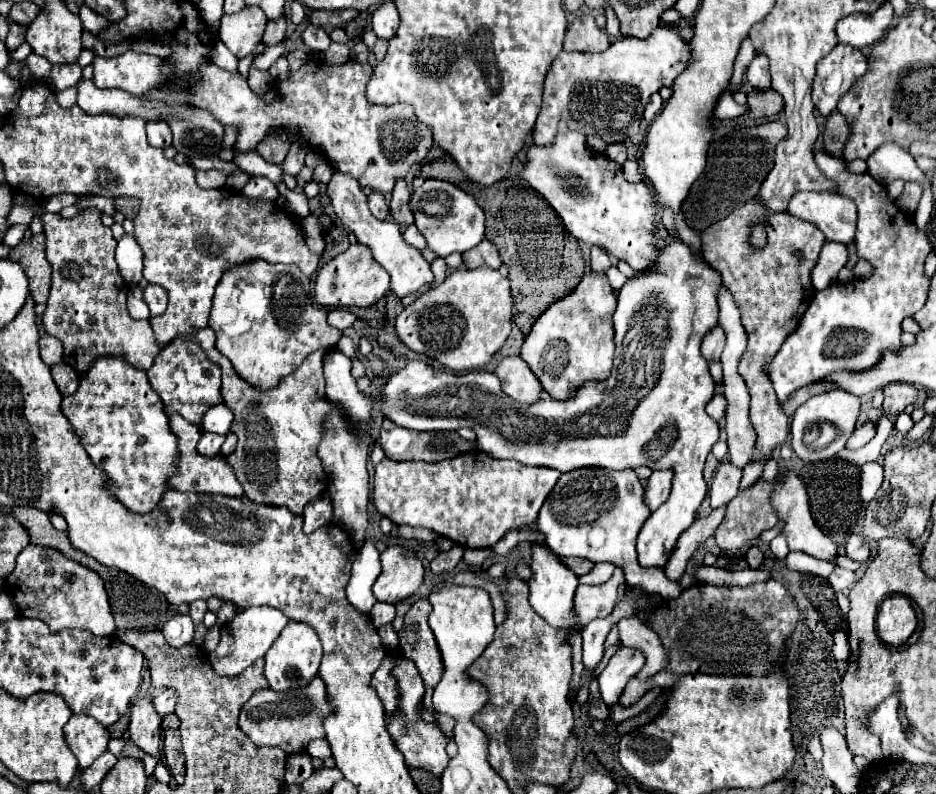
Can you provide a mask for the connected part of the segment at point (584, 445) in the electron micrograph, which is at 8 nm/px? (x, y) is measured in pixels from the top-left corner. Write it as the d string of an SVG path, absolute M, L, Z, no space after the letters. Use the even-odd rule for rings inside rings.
M664 226L658 228L658 238L664 242L664 246L658 250L658 270L652 268L648 272L640 272L634 278L628 278L626 284L616 290L616 352L612 372L604 382L606 396L592 396L592 384L588 384L568 400L542 398L540 402L526 406L508 398L500 388L500 380L492 372L472 370L466 374L454 374L432 368L424 362L410 362L406 368L394 374L378 374L378 378L386 376L386 382L380 386L380 396L376 398L384 418L390 418L394 424L408 430L448 432L460 430L464 426L472 428L478 436L478 448L492 458L514 458L528 466L544 466L558 472L570 472L584 466L612 470L636 466L648 466L652 470L672 468L674 482L670 498L650 514L638 536L638 562L644 568L664 566L664 558L668 558L668 550L672 550L676 536L680 536L696 520L698 506L708 492L706 481L702 478L702 468L712 444L718 440L718 424L712 422L704 410L714 396L714 380L708 372L708 362L704 362L700 354L700 344L704 336L718 324L718 292L722 290L722 278L720 272L704 260L702 250L692 250ZM648 306L656 306L664 318L656 318L656 310L652 310L652 322L640 322L640 314L644 314Z

